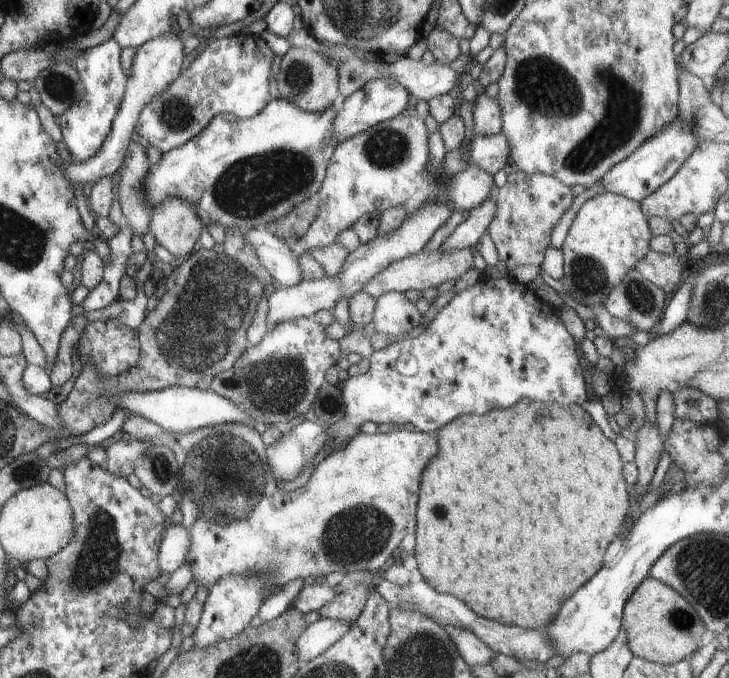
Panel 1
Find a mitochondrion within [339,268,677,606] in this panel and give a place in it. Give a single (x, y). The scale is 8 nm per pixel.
(638, 296)

